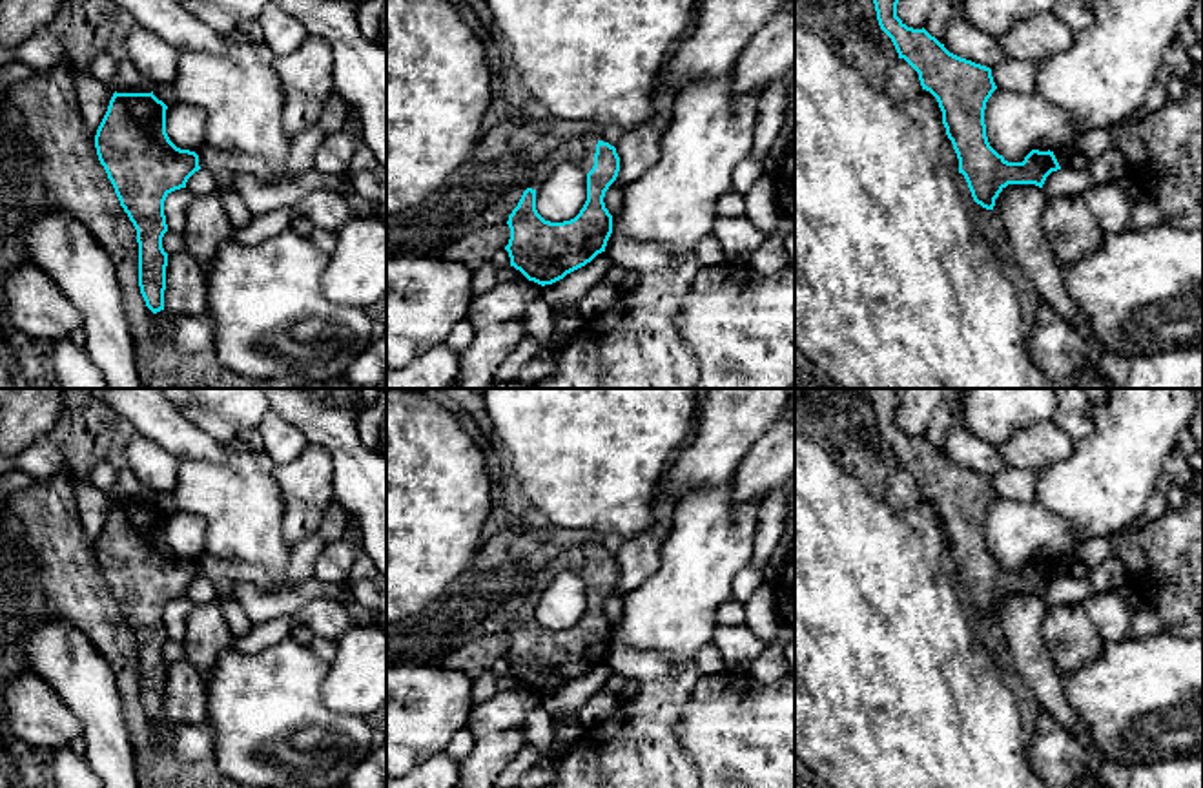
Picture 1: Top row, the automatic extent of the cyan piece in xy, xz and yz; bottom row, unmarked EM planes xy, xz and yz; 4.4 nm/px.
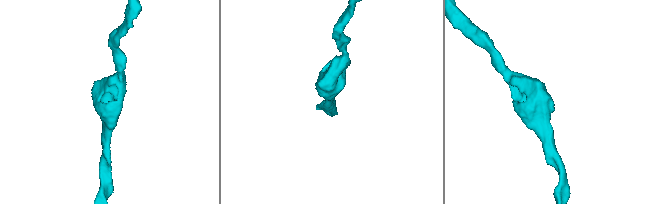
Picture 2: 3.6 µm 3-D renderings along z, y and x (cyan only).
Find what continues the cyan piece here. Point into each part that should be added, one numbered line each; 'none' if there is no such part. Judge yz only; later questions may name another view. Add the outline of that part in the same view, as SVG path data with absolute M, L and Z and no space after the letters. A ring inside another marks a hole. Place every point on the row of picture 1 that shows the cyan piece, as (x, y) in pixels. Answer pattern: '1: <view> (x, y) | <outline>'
none

